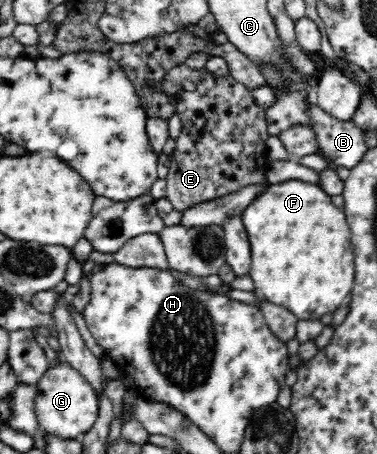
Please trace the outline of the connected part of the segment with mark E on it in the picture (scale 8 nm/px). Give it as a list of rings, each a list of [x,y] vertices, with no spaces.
[[[183,63],[167,70],[167,74],[164,76],[163,93],[175,98],[176,120],[182,124],[181,134],[179,134],[179,138],[176,138],[176,147],[170,155],[172,163],[165,179],[167,183],[166,198],[171,201],[174,210],[183,212],[196,206],[200,202],[207,202],[209,200],[225,197],[227,194],[237,193],[244,187],[250,186],[250,184],[261,184],[261,187],[265,187],[266,184],[268,184],[266,167],[269,158],[267,155],[267,148],[265,147],[265,141],[269,138],[268,122],[266,119],[265,108],[256,104],[252,97],[251,89],[244,84],[237,82],[230,74],[219,77],[211,74],[206,67],[203,67],[202,69],[191,69]]]

